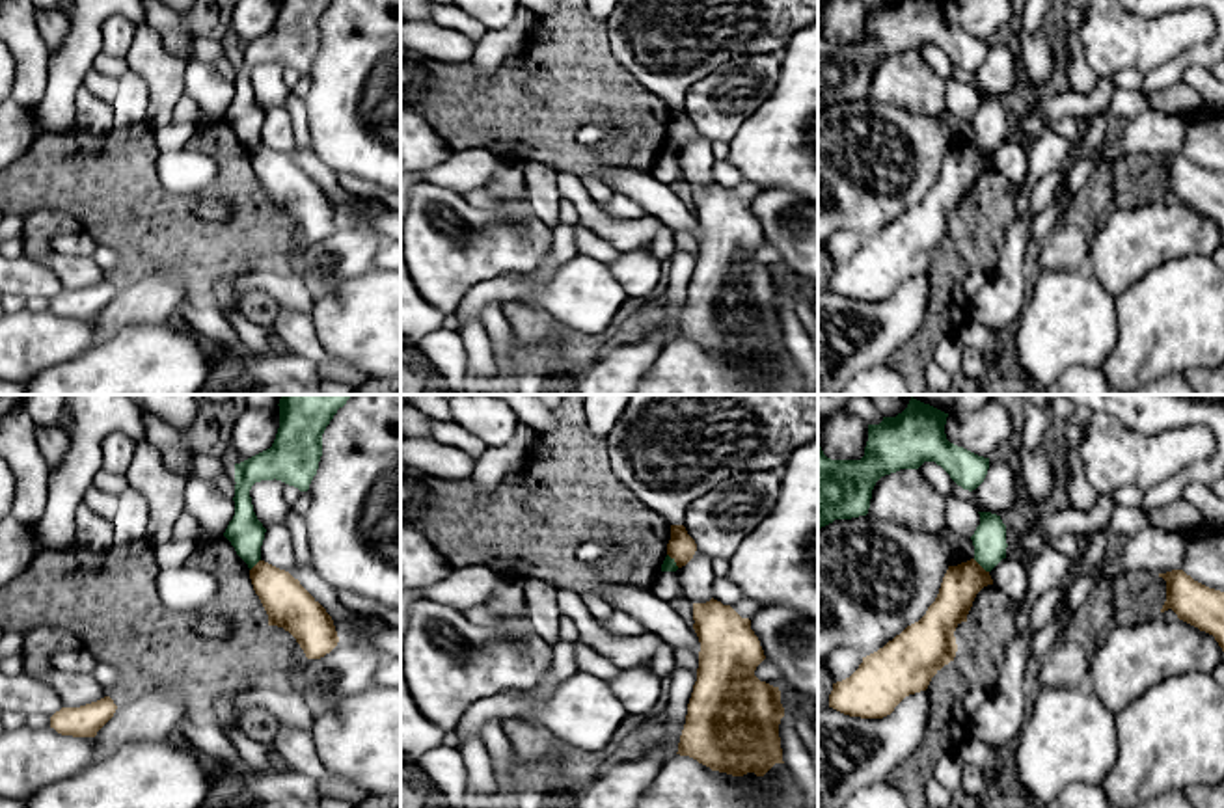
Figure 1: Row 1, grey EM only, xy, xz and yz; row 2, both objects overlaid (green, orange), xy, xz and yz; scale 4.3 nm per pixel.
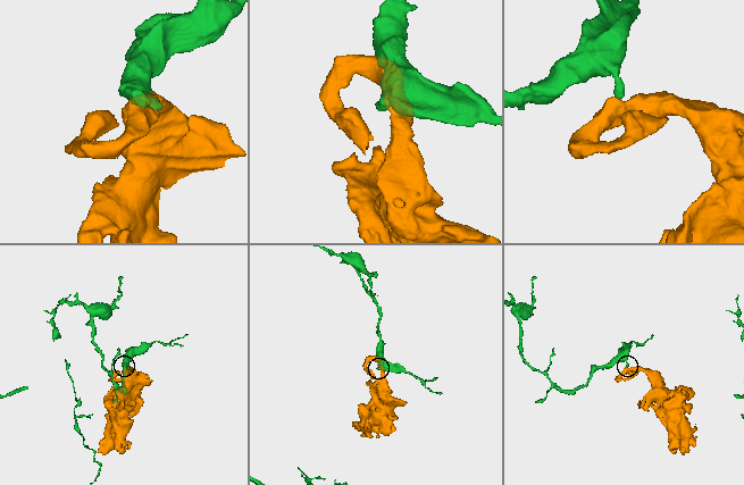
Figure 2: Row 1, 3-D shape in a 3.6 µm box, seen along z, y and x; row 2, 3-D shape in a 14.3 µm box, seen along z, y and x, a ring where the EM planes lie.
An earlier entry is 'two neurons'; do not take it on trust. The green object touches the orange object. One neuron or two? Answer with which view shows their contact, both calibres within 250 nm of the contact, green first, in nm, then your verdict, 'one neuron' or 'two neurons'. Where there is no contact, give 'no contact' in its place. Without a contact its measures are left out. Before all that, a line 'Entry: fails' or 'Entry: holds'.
Entry: holds
meets green in yz; 140 nm thick on the green side, 160 nm on the other; two neurons

